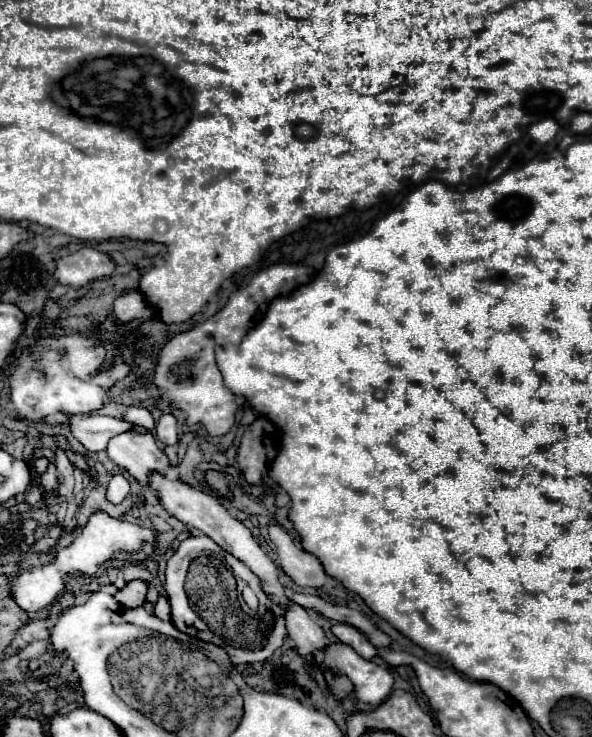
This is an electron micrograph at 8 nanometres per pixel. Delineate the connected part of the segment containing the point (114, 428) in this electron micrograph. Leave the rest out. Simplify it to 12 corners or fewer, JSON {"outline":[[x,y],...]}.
{"outline":[[74,415],[68,429],[86,451],[100,453],[106,439],[130,423],[106,415]]}

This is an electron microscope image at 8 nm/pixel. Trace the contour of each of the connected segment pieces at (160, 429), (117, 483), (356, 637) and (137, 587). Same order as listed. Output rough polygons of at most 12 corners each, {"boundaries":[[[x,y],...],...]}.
{"boundaries":[[[164,413],[156,425],[156,437],[176,445],[176,419]],[[117,475],[110,479],[106,499],[122,503],[130,493],[130,485]],[[336,623],[332,633],[364,659],[376,657],[374,647],[358,629]],[[130,581],[120,591],[124,607],[140,607],[146,601],[148,585]]]}

